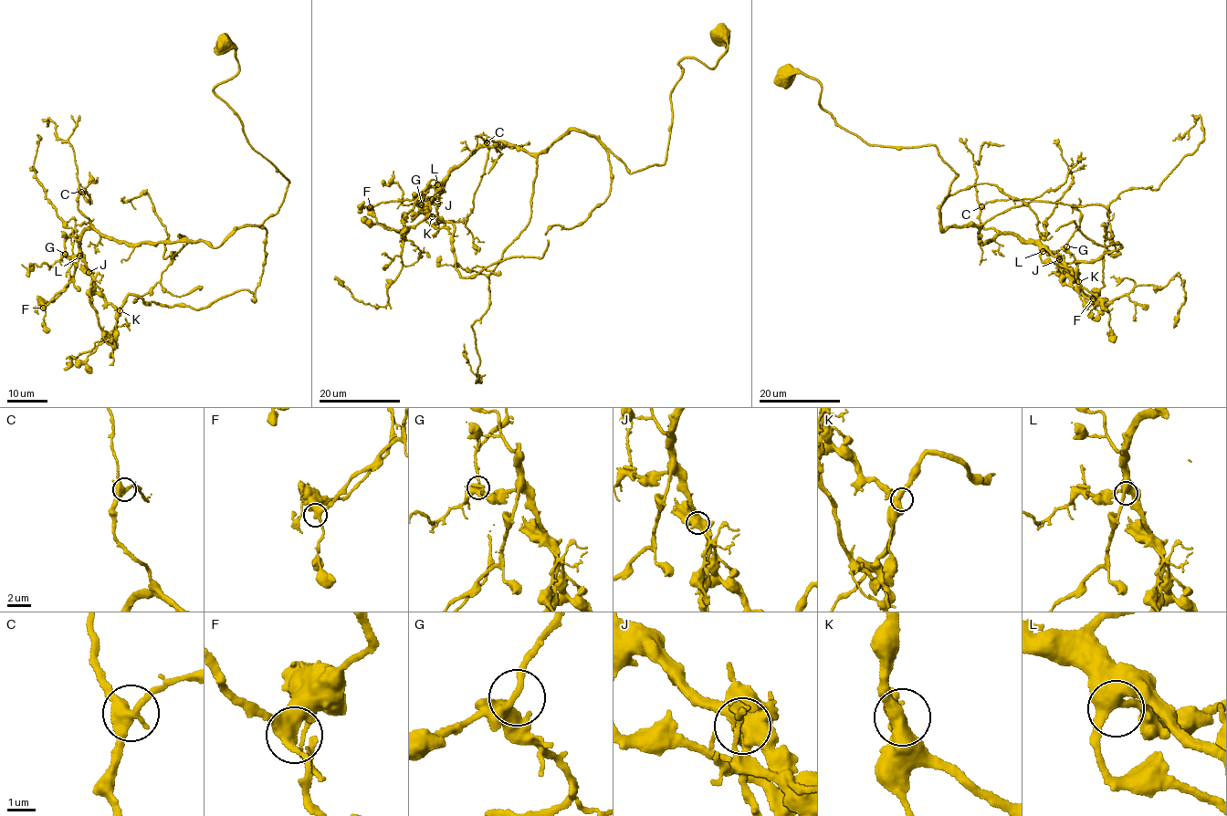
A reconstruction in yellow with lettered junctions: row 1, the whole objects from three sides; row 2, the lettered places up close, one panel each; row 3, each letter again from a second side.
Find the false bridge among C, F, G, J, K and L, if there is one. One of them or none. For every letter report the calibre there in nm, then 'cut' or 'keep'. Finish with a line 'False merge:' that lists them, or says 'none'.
C: 400 nm thick; keep
F: 400 nm thick; keep
G: 240 nm thick; keep
J: 600 nm thick; keep
K: 420 nm thick; keep
L: 440 nm thick; keep
False merge: none

